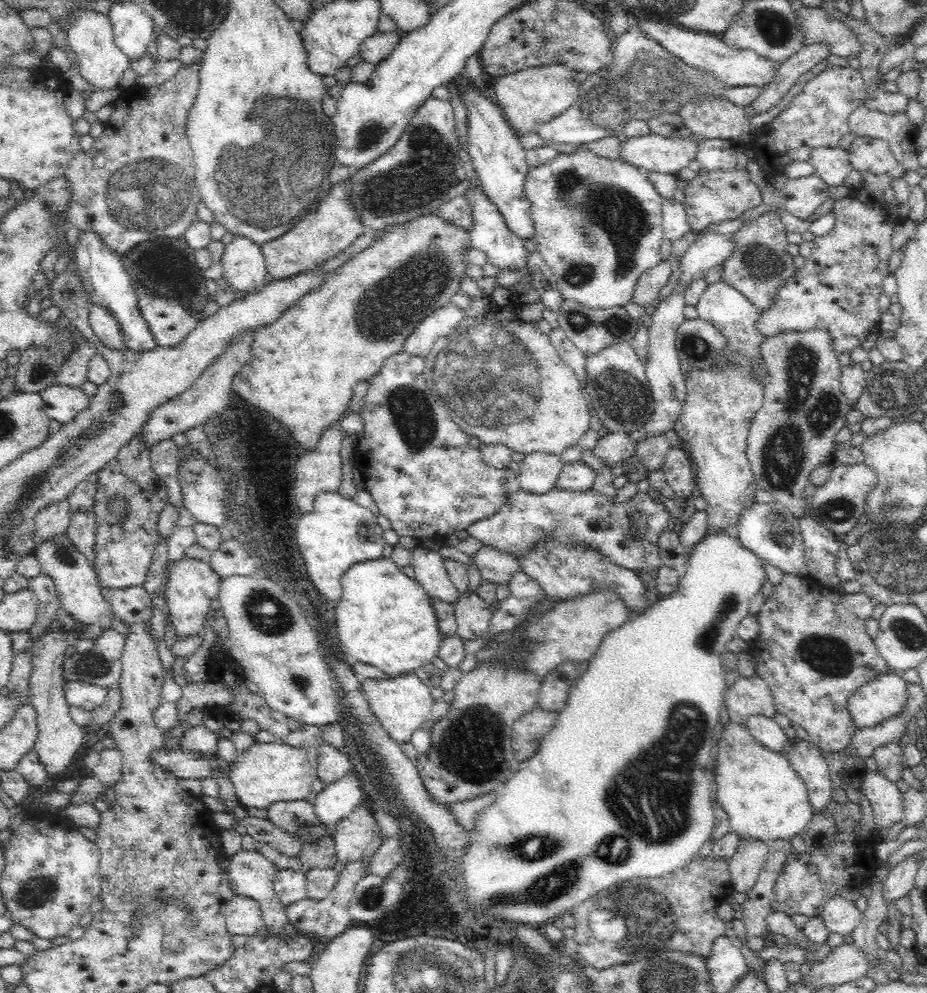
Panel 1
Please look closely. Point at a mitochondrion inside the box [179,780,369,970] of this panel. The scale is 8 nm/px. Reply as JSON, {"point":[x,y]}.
{"point":[303,826]}

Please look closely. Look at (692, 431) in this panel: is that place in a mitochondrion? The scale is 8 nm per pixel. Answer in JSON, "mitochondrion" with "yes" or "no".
{"mitochondrion":"no"}

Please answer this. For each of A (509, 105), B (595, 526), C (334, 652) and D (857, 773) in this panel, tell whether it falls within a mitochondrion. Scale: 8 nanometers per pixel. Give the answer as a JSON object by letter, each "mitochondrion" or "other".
{"A":"other","B":"other","C":"other","D":"other"}

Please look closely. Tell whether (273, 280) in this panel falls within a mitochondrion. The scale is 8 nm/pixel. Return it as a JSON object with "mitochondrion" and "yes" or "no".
{"mitochondrion":"no"}

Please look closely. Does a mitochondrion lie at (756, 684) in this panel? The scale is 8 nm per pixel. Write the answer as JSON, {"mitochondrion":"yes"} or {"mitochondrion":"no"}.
{"mitochondrion":"no"}

